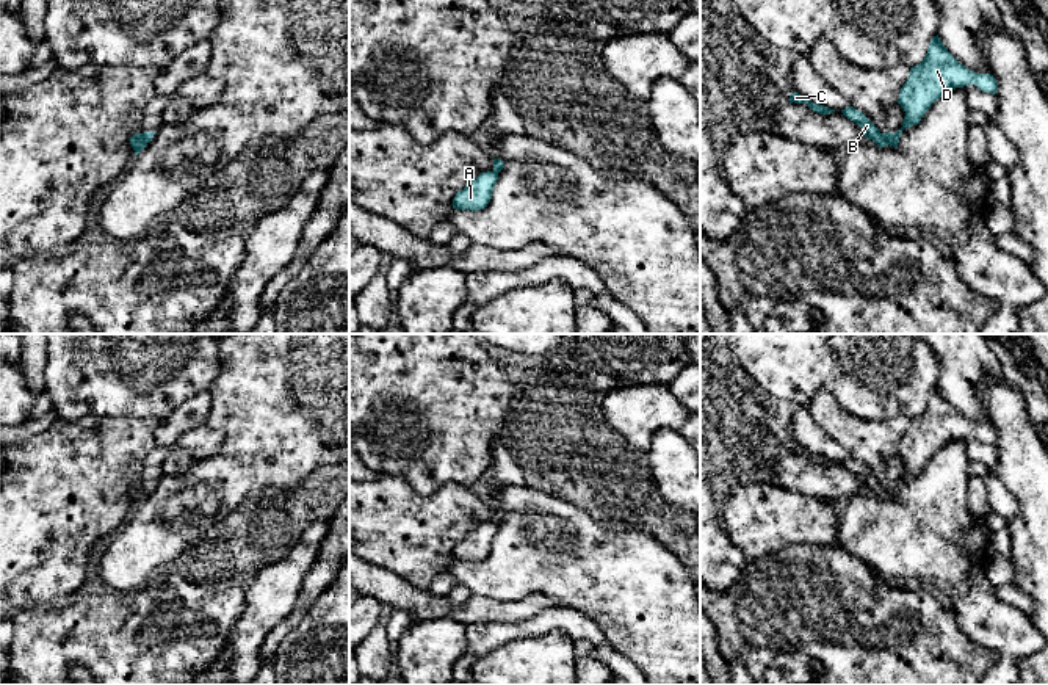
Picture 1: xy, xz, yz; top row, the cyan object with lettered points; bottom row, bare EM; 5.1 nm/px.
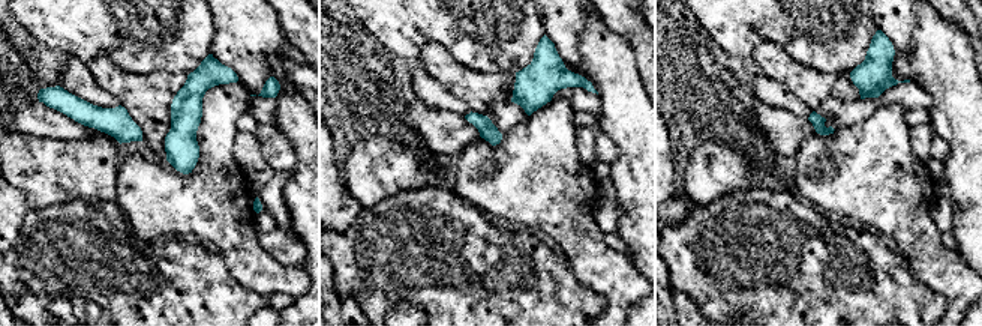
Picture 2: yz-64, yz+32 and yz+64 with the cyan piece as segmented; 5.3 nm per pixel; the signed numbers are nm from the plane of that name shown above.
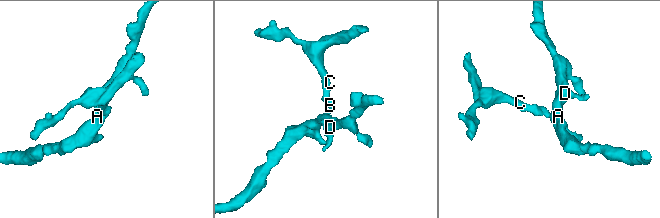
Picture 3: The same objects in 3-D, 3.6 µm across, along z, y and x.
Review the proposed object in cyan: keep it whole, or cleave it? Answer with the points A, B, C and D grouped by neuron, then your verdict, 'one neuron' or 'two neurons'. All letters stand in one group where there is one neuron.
groups A D / B C; two neurons

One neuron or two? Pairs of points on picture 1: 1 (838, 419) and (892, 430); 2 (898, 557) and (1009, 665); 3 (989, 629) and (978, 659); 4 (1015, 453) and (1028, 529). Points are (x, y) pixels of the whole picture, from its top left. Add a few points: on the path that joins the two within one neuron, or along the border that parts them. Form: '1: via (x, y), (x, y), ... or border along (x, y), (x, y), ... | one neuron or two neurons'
1: via (851, 430), (879, 430) | one neuron
2: via (932, 563), (1000, 630) | one neuron
3: border along (957, 619), (973, 641), (997, 654), (990, 668) | two neurons
4: via (1028, 472), (1028, 510) | one neuron

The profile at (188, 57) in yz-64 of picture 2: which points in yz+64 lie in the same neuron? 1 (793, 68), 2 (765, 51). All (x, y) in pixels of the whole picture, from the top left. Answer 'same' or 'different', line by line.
1: different
2: different

